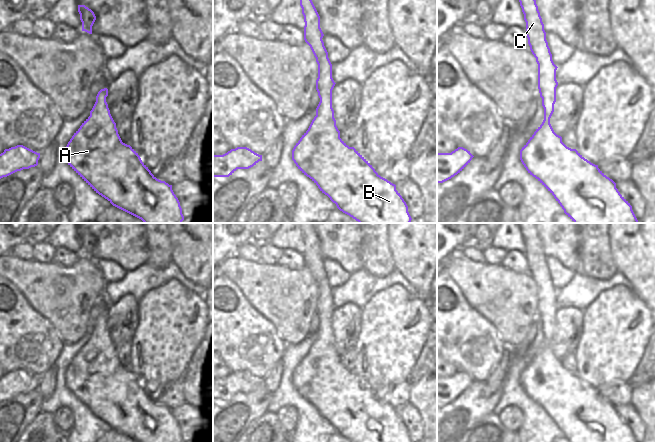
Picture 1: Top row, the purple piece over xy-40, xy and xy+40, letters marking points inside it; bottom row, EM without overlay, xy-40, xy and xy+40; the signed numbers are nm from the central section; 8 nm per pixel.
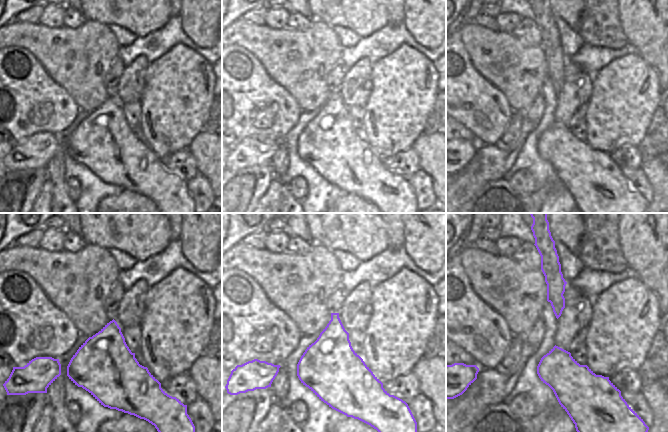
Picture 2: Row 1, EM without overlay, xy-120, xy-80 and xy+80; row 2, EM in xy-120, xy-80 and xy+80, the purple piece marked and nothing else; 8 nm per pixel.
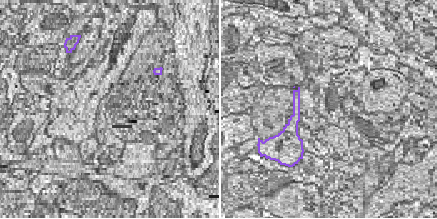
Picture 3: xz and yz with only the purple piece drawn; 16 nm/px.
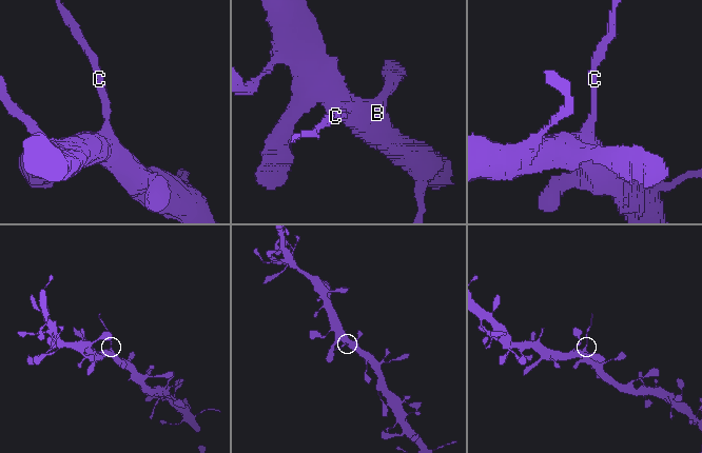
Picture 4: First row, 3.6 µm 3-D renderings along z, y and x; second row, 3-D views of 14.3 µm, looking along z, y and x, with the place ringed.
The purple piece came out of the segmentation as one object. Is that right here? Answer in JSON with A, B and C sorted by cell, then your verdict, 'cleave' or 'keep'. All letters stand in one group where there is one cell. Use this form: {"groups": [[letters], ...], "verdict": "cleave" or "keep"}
{"groups": [["A", "B"], ["C"]], "verdict": "cleave"}

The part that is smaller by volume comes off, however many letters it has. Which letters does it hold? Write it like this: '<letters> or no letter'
C

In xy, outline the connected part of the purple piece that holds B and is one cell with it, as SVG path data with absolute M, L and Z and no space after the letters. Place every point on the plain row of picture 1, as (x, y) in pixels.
M316 314L320 322L316 340L292 374L292 384L298 393L309 401L340 435L352 442L411 442L408 430L396 414L396 409L381 401L354 371L349 371L340 362L332 332L332 321L328 320L328 314Z

